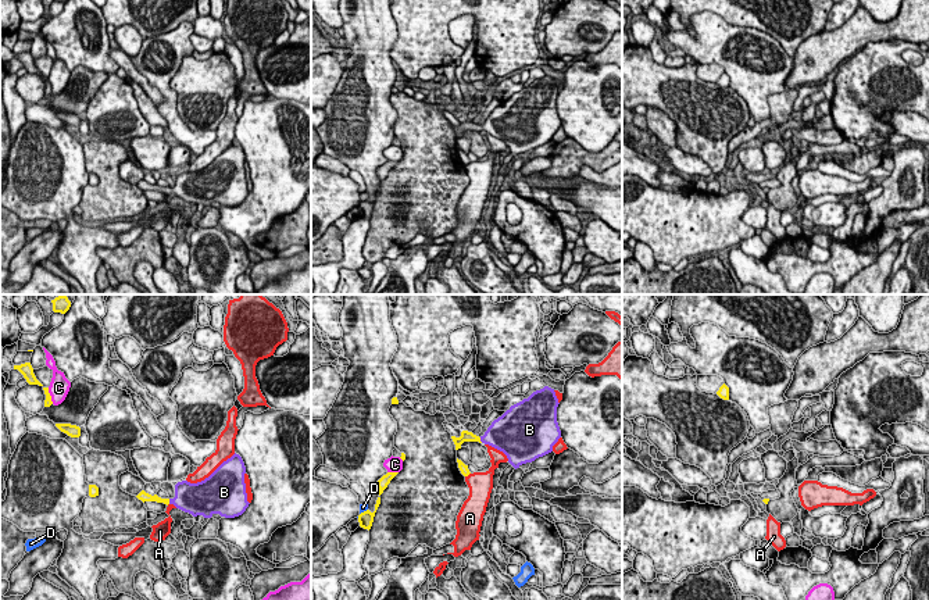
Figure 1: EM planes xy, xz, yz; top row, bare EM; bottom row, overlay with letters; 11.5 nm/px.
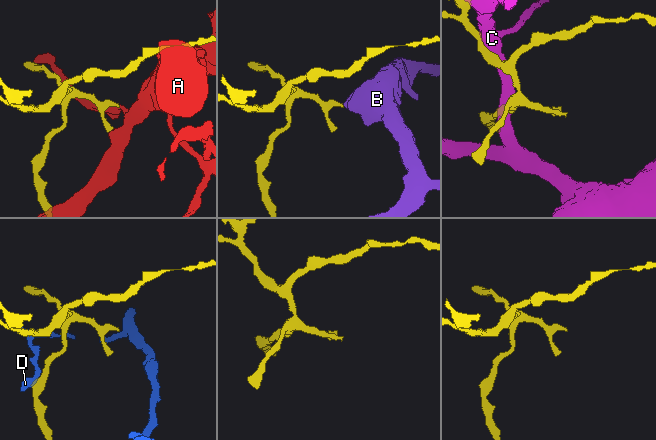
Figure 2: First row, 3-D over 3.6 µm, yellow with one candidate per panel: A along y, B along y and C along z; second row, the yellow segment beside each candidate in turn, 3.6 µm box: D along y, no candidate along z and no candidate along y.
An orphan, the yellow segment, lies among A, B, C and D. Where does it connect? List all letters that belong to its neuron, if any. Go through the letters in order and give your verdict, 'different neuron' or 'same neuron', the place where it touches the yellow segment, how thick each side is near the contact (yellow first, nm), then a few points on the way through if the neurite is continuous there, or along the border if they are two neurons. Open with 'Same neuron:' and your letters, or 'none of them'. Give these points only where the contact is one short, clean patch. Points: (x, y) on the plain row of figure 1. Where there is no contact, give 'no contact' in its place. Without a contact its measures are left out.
Same neuron: B
A: different neuron; meets yellow in xz at (467, 164); 100 nm thick on the yellow side, 280 nm on the other
B: same neuron; meets yellow in xy at (168, 190); 100 nm thick on the yellow side, 340 nm on the other; runs through xy (147, 186), (168, 190), (179, 190), (189, 186)
C: different neuron; meets yellow in xz at (393, 161); 130 nm thick on the yellow side, 190 nm on the other
D: different neuron; meets yellow in xz at (364, 200); 170 nm thick on the yellow side, 100 nm on the other; border along xz (367, 197), (360, 203)

